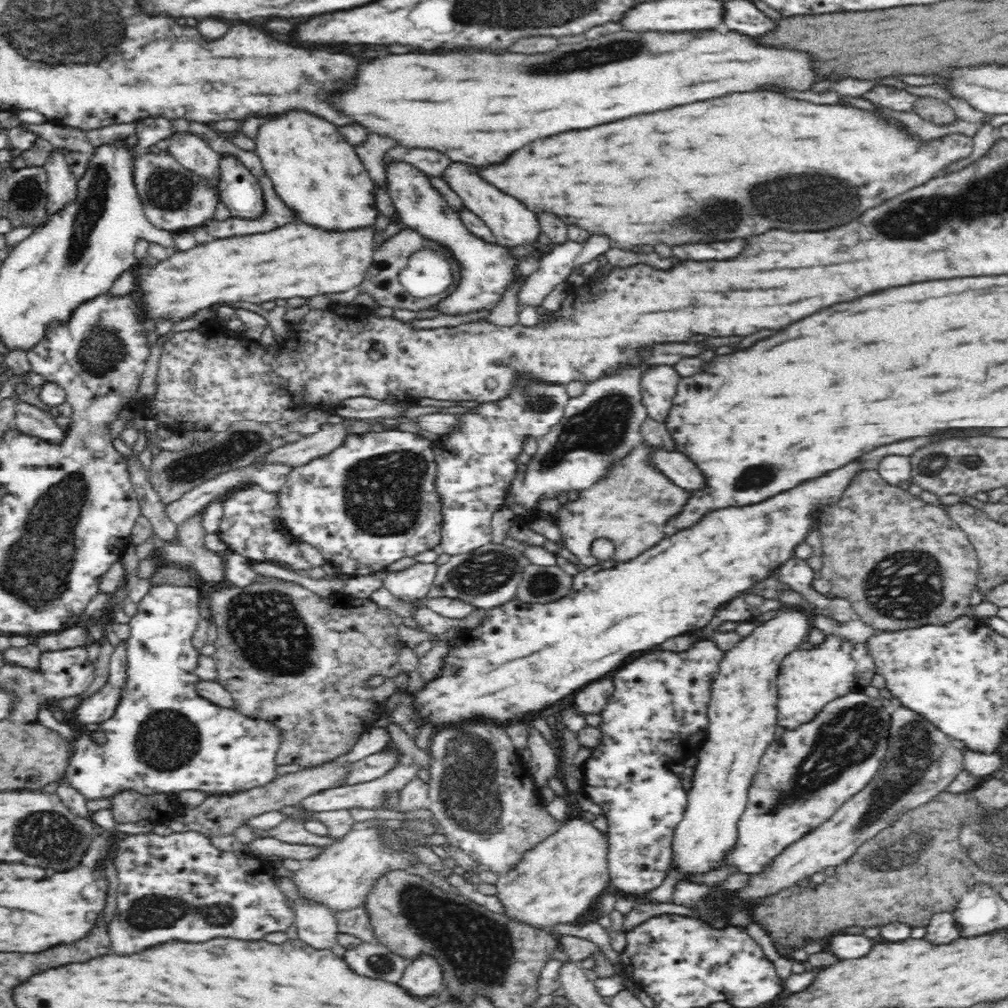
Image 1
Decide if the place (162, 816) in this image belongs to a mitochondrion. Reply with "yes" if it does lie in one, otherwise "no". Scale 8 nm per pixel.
no

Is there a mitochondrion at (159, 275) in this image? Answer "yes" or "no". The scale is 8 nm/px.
no

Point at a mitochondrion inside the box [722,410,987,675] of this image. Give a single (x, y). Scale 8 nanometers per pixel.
(914, 580)

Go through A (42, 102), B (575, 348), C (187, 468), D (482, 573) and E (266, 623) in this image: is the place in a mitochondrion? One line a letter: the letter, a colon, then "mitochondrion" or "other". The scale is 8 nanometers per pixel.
A: other
B: other
C: mitochondrion
D: mitochondrion
E: mitochondrion

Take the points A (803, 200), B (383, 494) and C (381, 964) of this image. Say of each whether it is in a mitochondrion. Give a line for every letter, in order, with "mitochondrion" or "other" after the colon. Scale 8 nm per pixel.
A: mitochondrion
B: mitochondrion
C: mitochondrion

